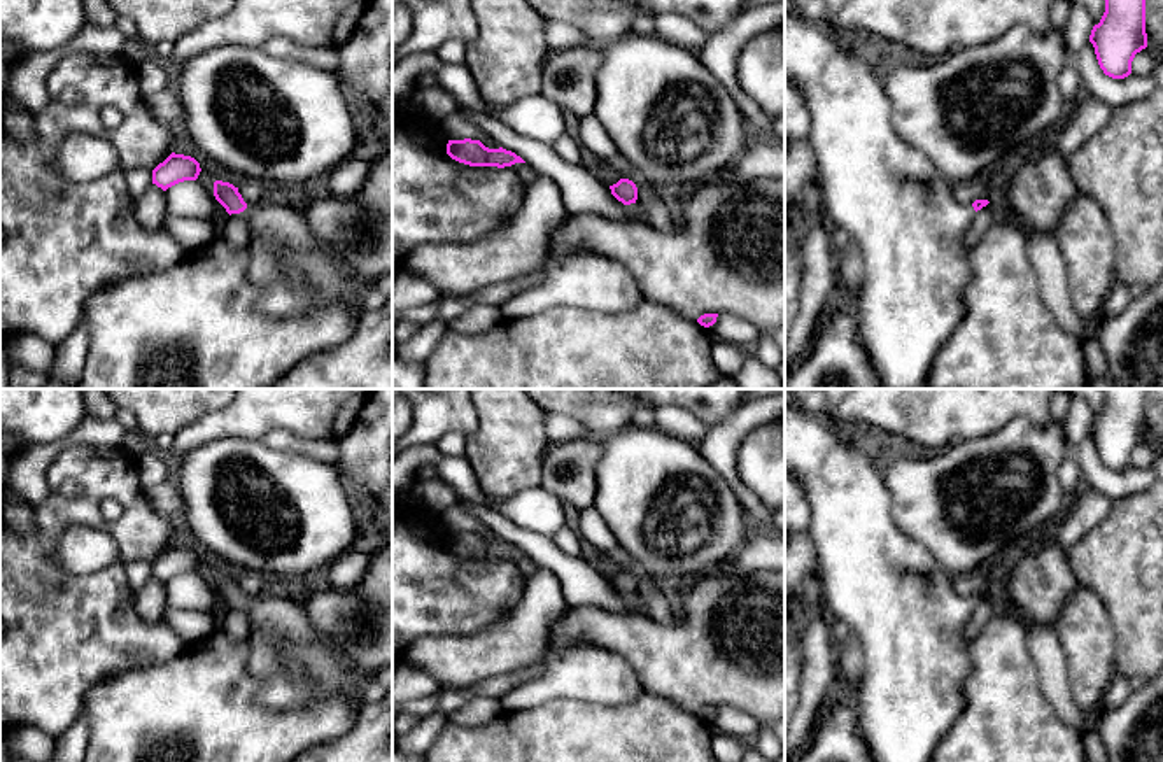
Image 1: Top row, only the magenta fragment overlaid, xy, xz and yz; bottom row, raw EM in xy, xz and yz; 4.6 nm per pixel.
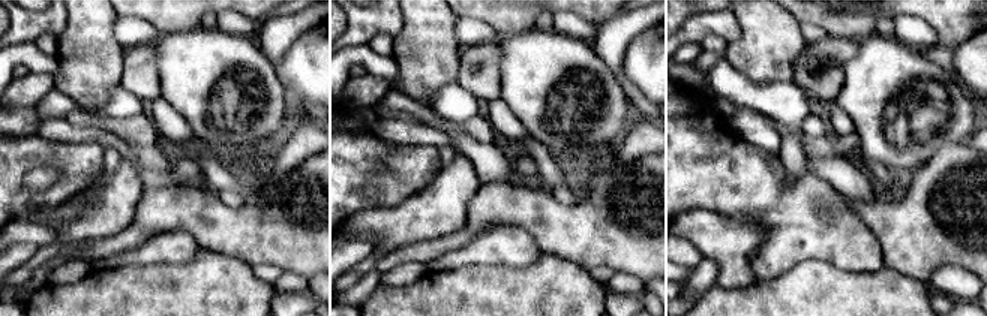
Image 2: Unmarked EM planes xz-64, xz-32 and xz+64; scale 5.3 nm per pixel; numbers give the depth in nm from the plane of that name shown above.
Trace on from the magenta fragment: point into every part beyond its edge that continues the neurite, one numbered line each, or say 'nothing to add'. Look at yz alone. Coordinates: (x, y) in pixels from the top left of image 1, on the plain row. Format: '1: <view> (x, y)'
1: yz (897, 599)

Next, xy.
1: xy (296, 664)

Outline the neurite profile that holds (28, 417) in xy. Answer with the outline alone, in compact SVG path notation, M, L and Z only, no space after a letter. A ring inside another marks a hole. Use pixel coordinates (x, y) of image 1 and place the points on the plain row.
M0 389L0 492L19 452L68 436L86 415L81 389Z

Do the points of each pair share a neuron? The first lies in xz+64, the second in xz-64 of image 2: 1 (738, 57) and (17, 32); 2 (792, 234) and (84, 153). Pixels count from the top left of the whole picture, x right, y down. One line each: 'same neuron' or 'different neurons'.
1: different neurons
2: same neuron

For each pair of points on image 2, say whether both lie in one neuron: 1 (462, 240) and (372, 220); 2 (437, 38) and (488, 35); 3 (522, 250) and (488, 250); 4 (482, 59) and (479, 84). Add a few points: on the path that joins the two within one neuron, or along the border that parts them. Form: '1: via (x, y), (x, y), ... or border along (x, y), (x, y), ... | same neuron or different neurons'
1: border along (468, 210), (467, 220), (461, 228), (410, 244) | different neurons
2: border along (456, 17), (456, 39), (462, 47) | different neurons
3: via (513, 250), (497, 250) | same neuron
4: via (482, 65), (479, 78) | same neuron

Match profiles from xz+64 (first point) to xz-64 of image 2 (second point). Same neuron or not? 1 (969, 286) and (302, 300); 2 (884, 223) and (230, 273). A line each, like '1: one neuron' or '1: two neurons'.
1: two neurons
2: two neurons

